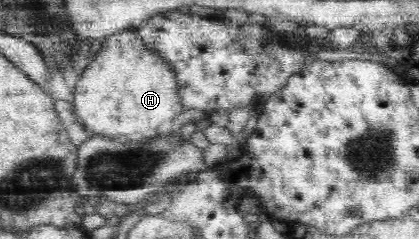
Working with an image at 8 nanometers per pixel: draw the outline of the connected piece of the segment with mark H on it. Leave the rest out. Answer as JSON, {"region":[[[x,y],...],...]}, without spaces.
{"region":[[[128,28],[104,38],[101,50],[84,69],[72,91],[74,116],[92,134],[110,138],[140,137],[167,128],[182,112],[174,70],[158,57],[156,51],[146,49],[134,29]]]}

